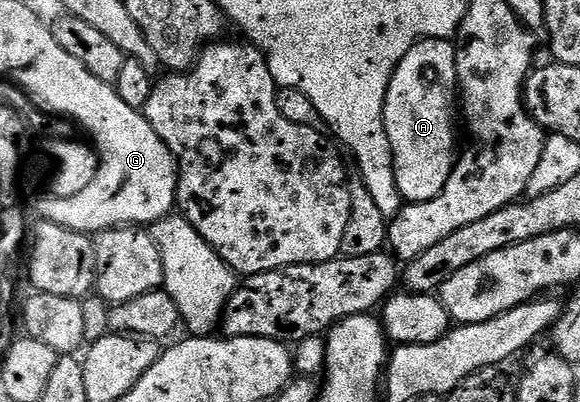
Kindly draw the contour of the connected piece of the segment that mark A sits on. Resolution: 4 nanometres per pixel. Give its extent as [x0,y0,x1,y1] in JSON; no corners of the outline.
[384,40,460,204]

